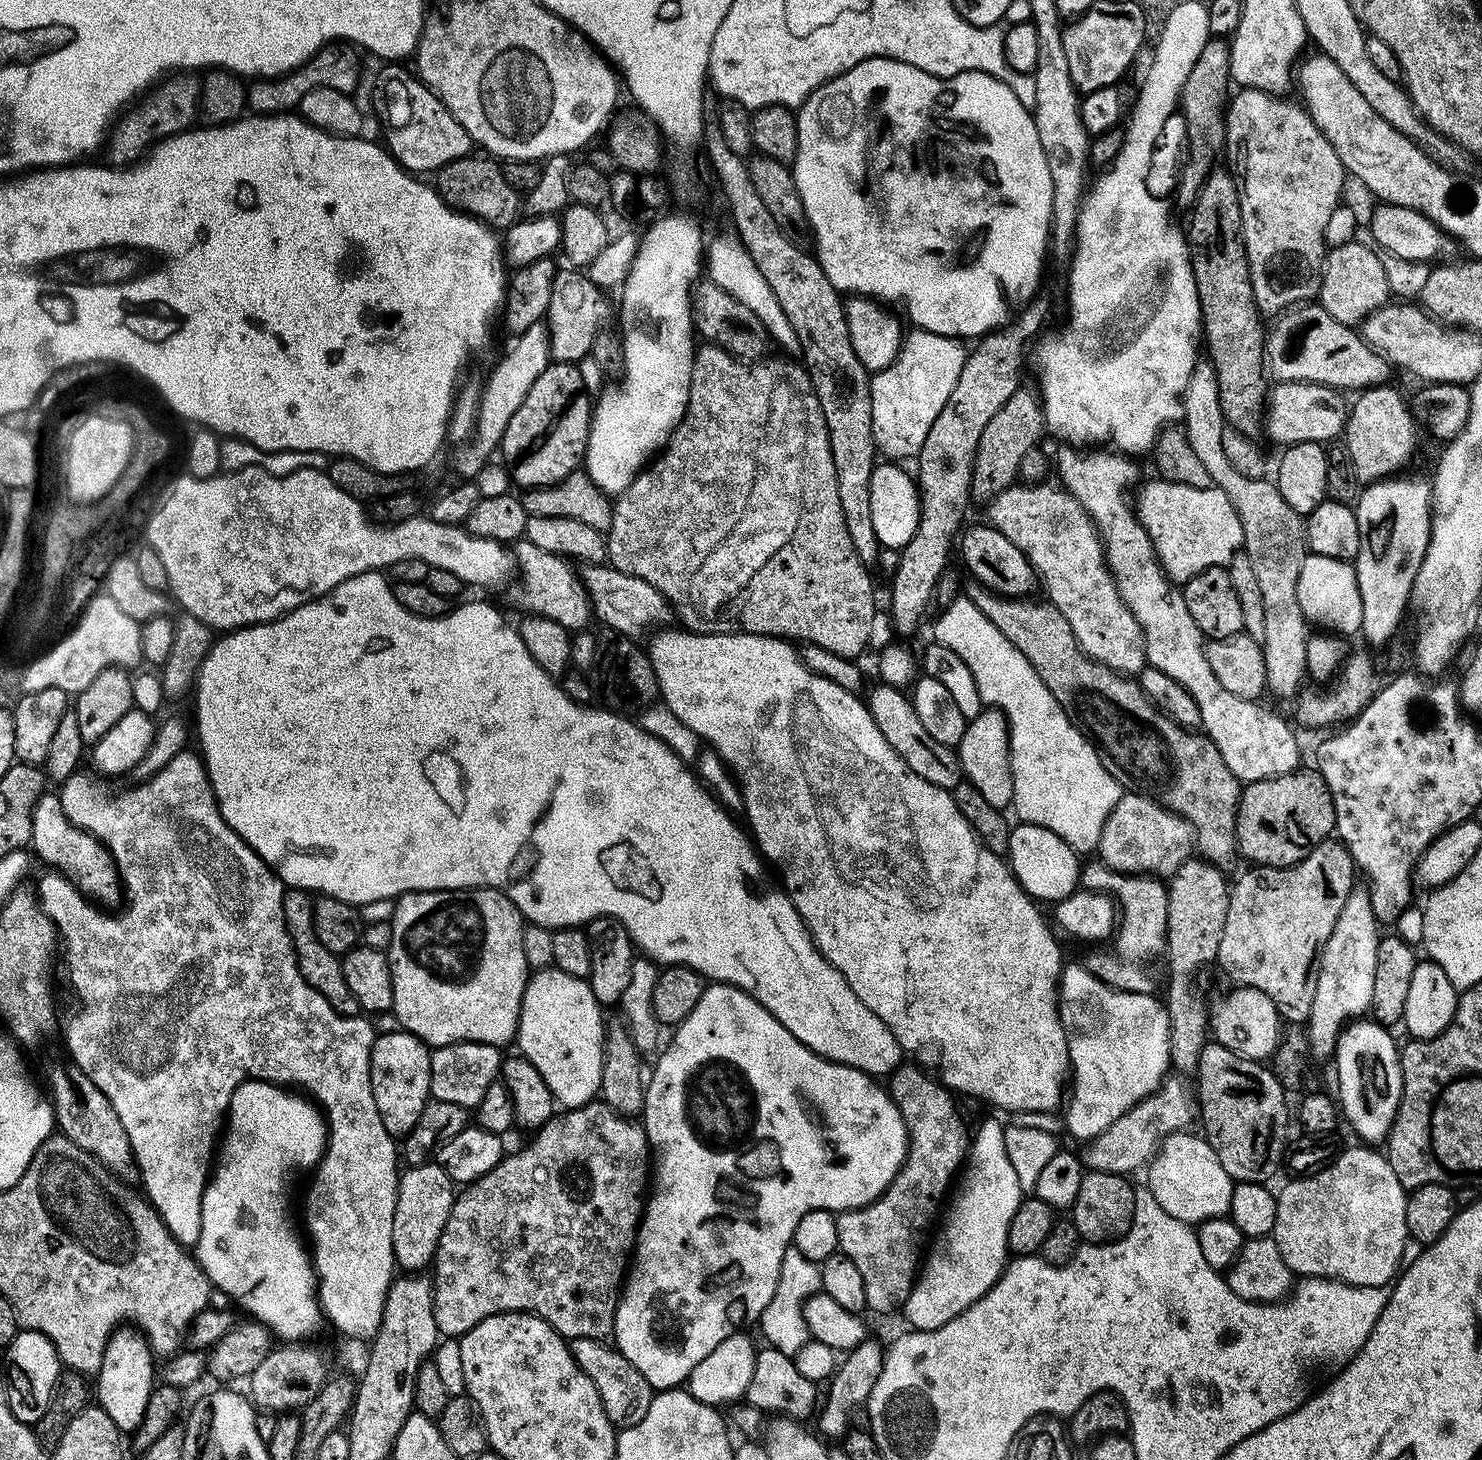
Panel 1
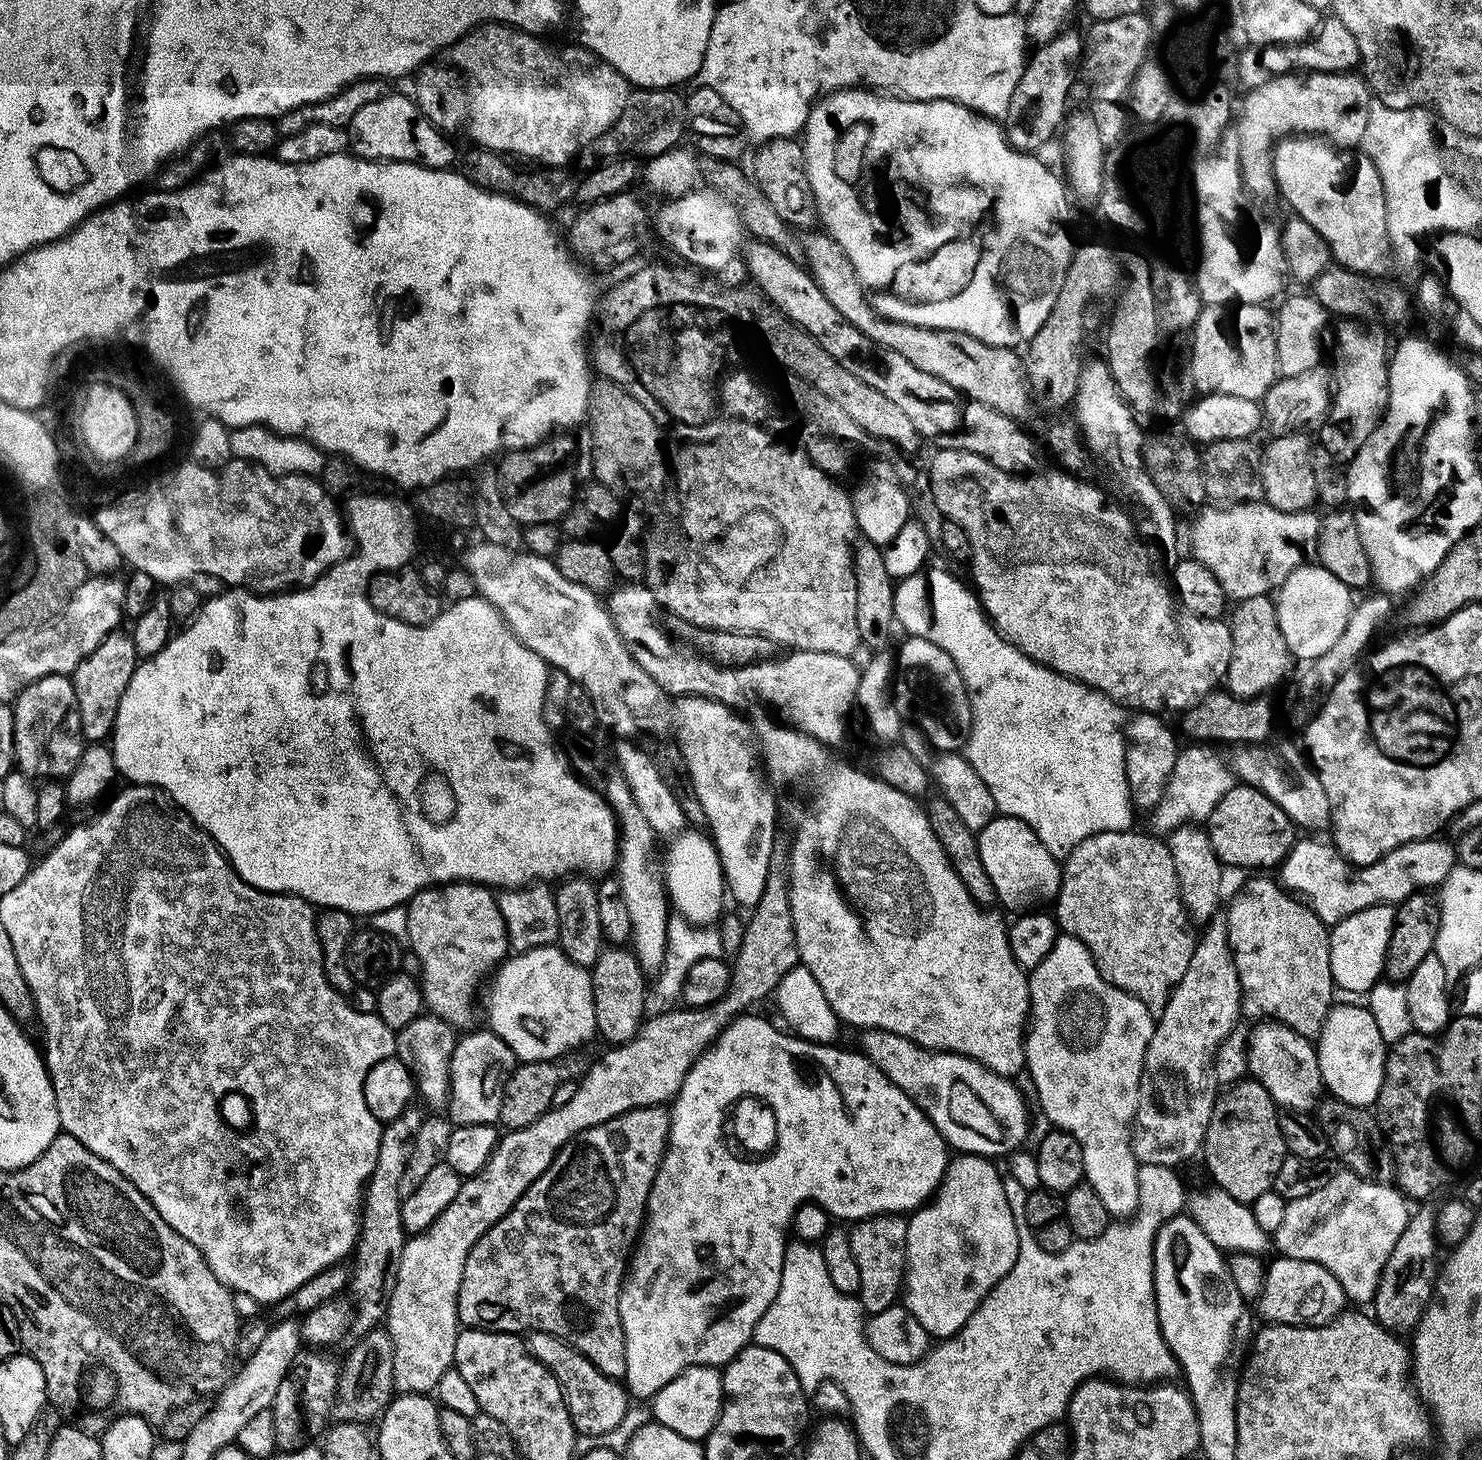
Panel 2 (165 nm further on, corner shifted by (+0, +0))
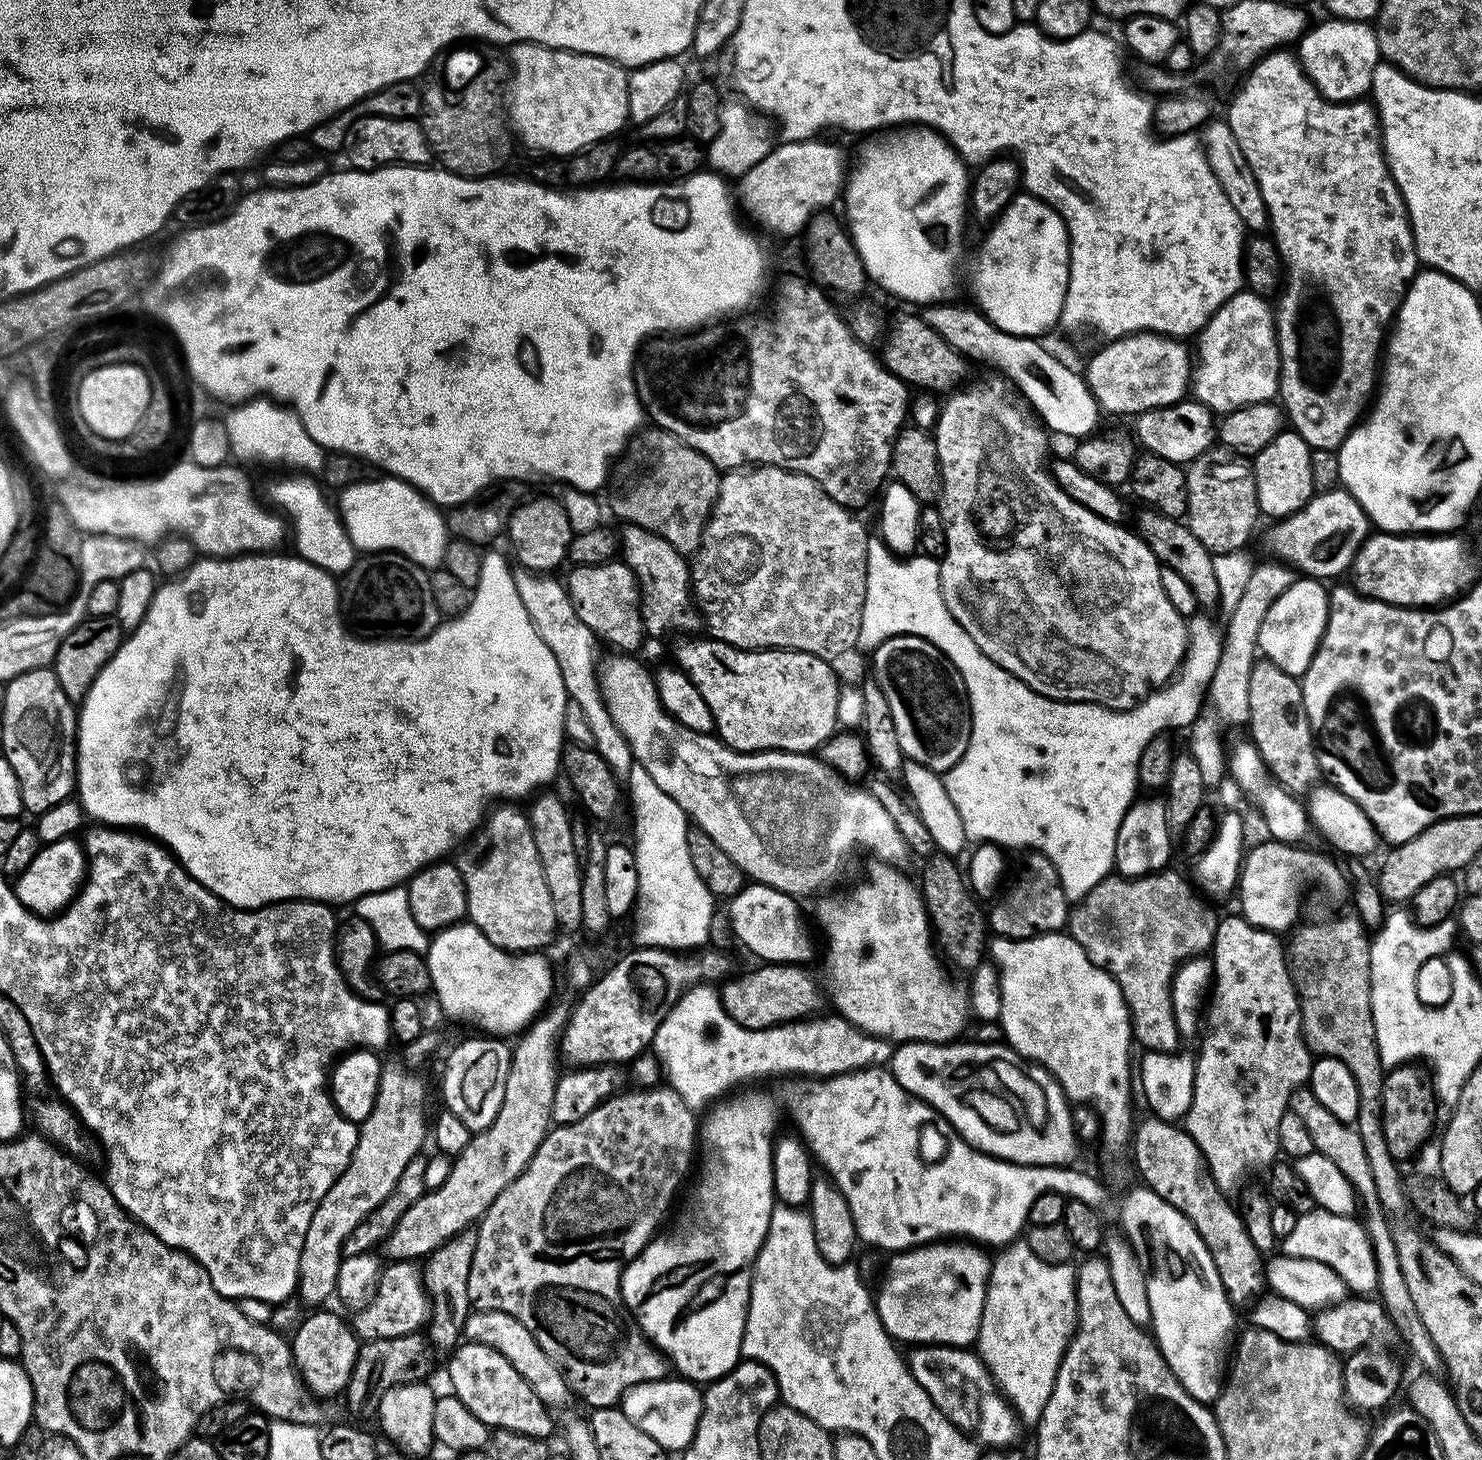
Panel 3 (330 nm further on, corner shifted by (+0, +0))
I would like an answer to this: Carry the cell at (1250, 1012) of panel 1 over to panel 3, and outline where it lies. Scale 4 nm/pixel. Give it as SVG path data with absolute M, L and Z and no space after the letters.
M1304 1086L1296 1089L1292 1094L1290 1111L1302 1118L1306 1130L1310 1130L1310 1139L1313 1140L1316 1151L1330 1158L1342 1174L1352 1183L1362 1208L1368 1211L1366 1229L1375 1252L1377 1262L1377 1289L1379 1303L1383 1304L1385 1313L1394 1328L1400 1331L1406 1340L1408 1352L1421 1364L1423 1371L1428 1374L1440 1374L1444 1372L1444 1363L1438 1354L1438 1346L1422 1326L1422 1318L1418 1318L1418 1310L1410 1299L1410 1290L1406 1286L1406 1278L1402 1278L1402 1265L1398 1262L1398 1250L1394 1246L1392 1228L1388 1224L1389 1217L1382 1211L1376 1199L1376 1187L1374 1186L1374 1174L1370 1174L1370 1158L1366 1158L1366 1150L1362 1146L1362 1138L1356 1132L1351 1123L1334 1118L1318 1098Z

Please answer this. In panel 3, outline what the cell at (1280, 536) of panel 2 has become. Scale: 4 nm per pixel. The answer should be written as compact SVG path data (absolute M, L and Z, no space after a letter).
M1343 487L1318 492L1302 510L1273 523L1268 532L1268 548L1277 561L1291 566L1297 573L1321 582L1349 571L1352 559L1370 535L1370 521L1362 506Z

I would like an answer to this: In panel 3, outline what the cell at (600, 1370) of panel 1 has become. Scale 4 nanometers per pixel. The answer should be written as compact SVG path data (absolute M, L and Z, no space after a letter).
M472 1310L464 1323L462 1336L467 1343L490 1346L498 1350L498 1354L502 1354L502 1358L506 1358L506 1362L510 1362L510 1366L514 1366L514 1370L518 1370L522 1378L526 1378L530 1390L538 1394L538 1398L548 1409L557 1410L568 1399L573 1399L572 1387L568 1385L562 1369L552 1361L550 1354L546 1354L546 1350L542 1350L542 1346L538 1346L534 1334L530 1334L530 1330L526 1330L526 1326L518 1322L518 1318L510 1318L510 1314L502 1314L498 1310Z

